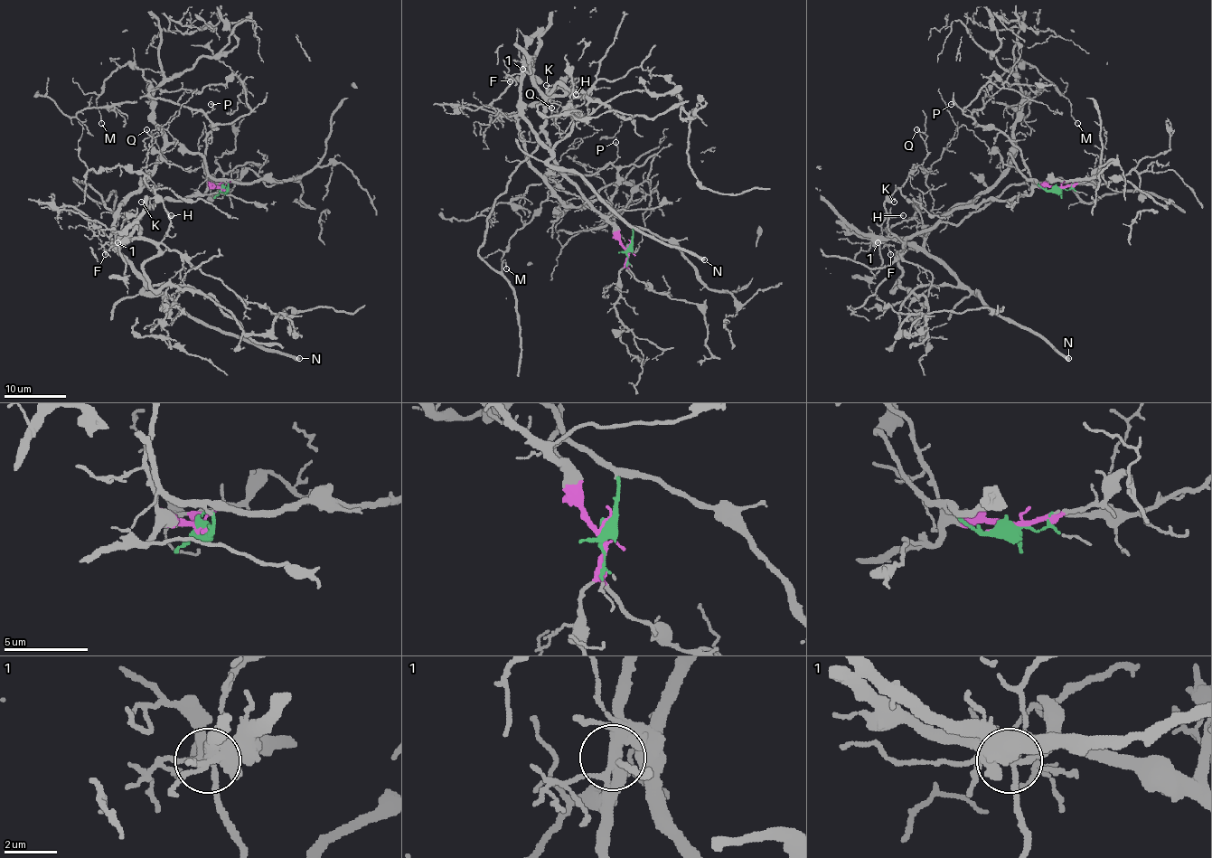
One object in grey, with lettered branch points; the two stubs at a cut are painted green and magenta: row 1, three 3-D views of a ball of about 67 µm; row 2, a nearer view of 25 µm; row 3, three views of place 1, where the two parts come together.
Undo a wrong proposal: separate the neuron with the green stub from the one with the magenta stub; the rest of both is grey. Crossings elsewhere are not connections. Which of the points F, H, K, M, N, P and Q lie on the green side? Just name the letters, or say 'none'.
N

